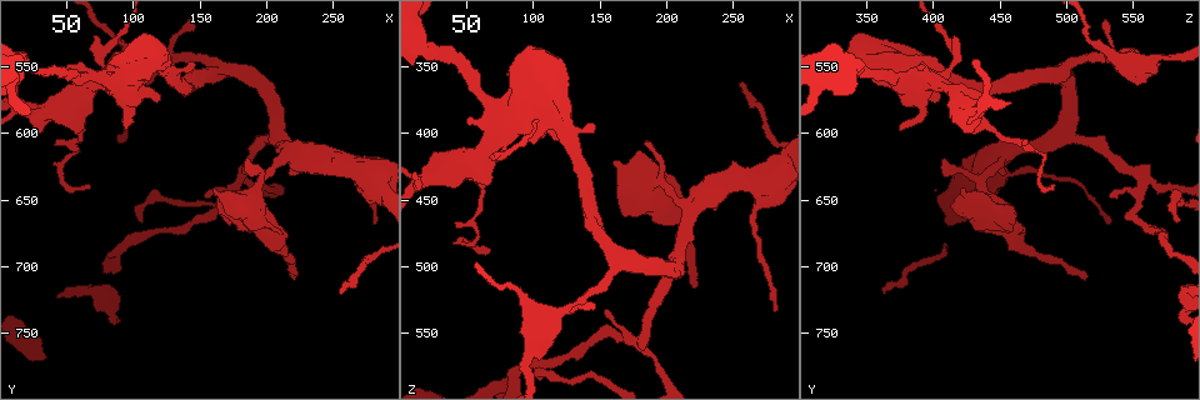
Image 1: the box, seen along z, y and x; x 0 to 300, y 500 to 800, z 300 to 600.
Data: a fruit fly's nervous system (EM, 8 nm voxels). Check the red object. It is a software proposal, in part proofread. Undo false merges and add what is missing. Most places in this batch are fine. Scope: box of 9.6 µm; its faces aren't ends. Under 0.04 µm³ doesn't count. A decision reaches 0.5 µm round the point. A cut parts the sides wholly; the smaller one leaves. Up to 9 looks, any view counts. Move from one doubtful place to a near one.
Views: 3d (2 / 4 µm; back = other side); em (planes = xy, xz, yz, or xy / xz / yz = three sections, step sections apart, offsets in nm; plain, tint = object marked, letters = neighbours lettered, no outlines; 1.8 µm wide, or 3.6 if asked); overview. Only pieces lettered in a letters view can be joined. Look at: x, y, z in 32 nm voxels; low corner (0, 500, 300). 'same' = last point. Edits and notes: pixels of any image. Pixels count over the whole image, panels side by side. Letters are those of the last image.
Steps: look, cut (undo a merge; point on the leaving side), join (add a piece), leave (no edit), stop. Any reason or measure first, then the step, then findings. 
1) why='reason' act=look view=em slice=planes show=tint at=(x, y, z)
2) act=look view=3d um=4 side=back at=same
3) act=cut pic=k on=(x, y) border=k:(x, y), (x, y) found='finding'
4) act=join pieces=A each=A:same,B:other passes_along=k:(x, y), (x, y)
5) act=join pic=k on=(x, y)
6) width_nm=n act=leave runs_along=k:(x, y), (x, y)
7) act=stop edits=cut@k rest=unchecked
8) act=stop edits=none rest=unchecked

act=look view=em slice=planes show=plain at=(122, 672, 570)

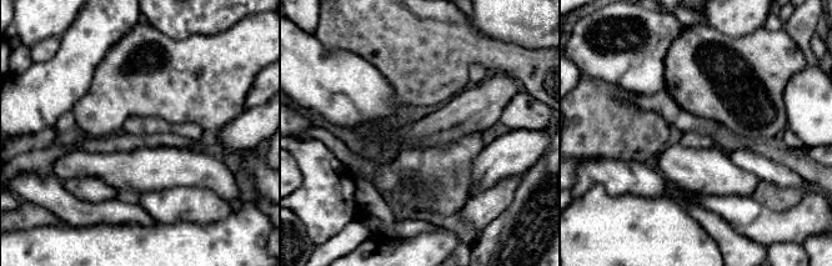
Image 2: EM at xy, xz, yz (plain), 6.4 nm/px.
why='what lies round it' act=look view=em slice=planes show=letters at=same

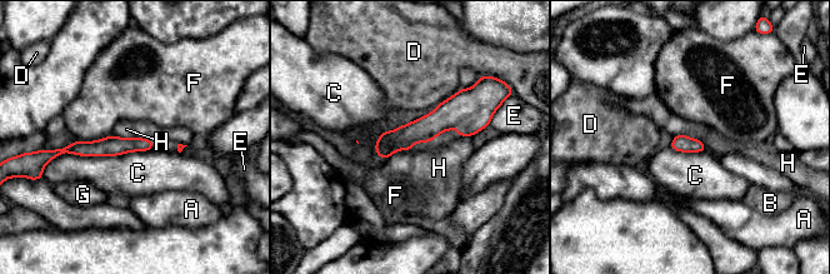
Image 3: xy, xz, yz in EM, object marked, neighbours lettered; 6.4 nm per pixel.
width_nm=110 act=leave each=A:other,B:other,C:other,D:other,E:other,F:other,G:other,H:other border=3:(674, 135), (696, 138), (706, 149) found='one cell here'

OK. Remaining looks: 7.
why='an open end' act=look view=3d um=2 at=(220, 708, 514)

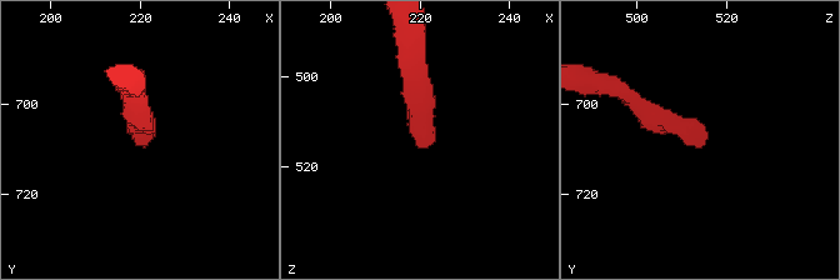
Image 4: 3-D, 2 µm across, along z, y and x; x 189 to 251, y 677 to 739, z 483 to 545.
act=look view=em um=3.6 slice=xy step=8 show=letters at=(220, 708, 516)

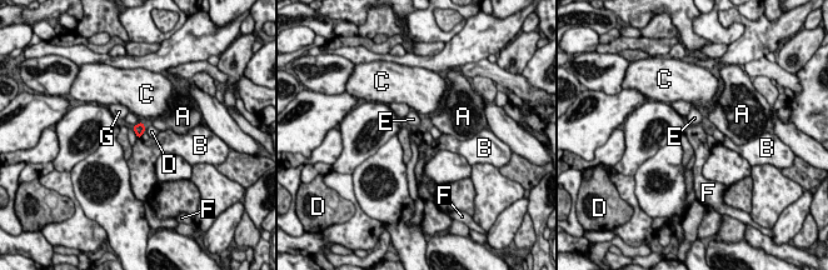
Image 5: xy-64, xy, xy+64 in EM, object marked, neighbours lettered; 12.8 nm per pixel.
act=look view=em um=3.6 slice=planes show=letters at=same

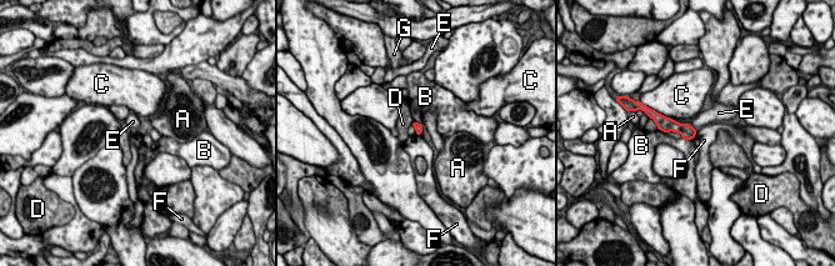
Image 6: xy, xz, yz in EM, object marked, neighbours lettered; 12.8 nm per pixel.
act=leave each=A:other,B:other,C:other,D:other,E:other,F:other,G:other found='none of them fits'

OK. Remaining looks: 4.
why='an open end' act=look view=3d um=4 at=(80, 554, 354)

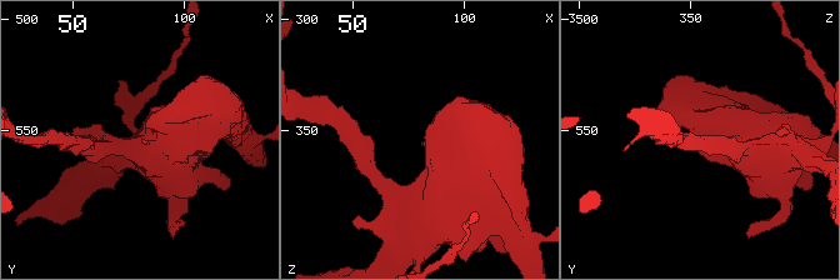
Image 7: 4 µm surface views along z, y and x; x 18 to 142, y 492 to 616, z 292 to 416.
act=look view=em slice=planes show=letters at=(82, 555, 355)

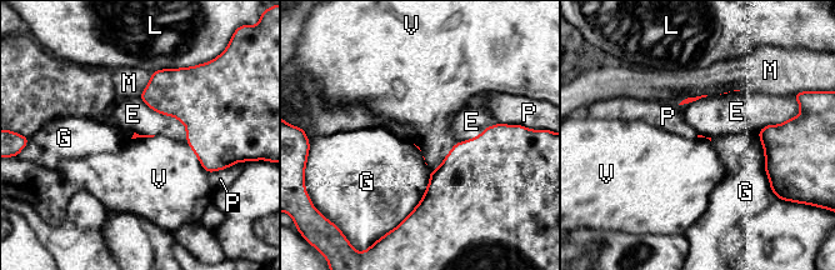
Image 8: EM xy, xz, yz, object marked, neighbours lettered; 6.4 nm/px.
act=leave each=E:other,G:other,L:other,M:other,P:other,V:other found='no lettered piece goes on from it'

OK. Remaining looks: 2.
why='sudden change in width' act=look view=em slice=planes show=letters at=(78, 556, 410)

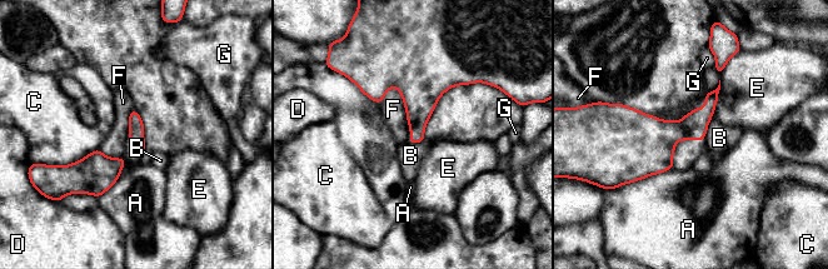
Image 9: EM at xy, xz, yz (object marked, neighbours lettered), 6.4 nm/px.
act=leave each=A:other,B:other,C:other,D:other,E:other,F:other,G:other border=9:(390, 86), (400, 94), (407, 118) found='one cell here'

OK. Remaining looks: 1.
act=stop edits=none rest=unchecked

